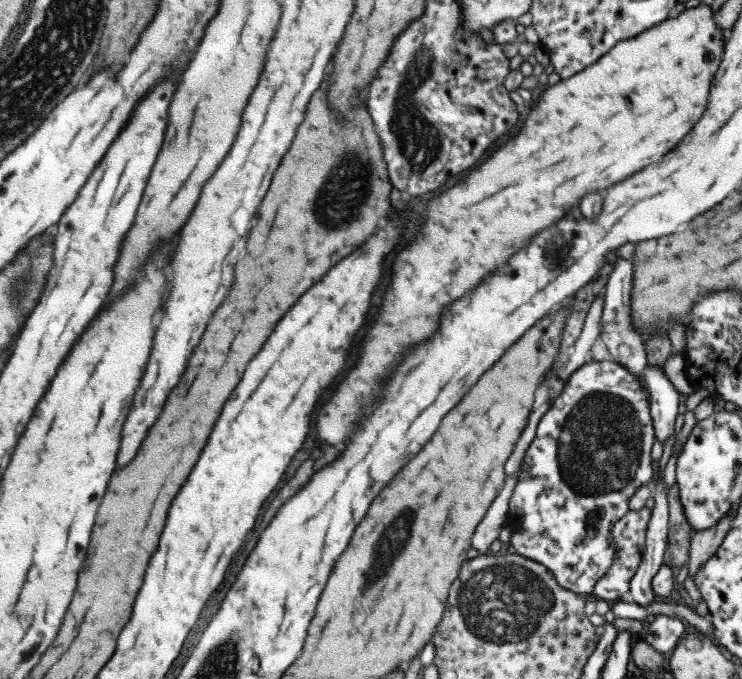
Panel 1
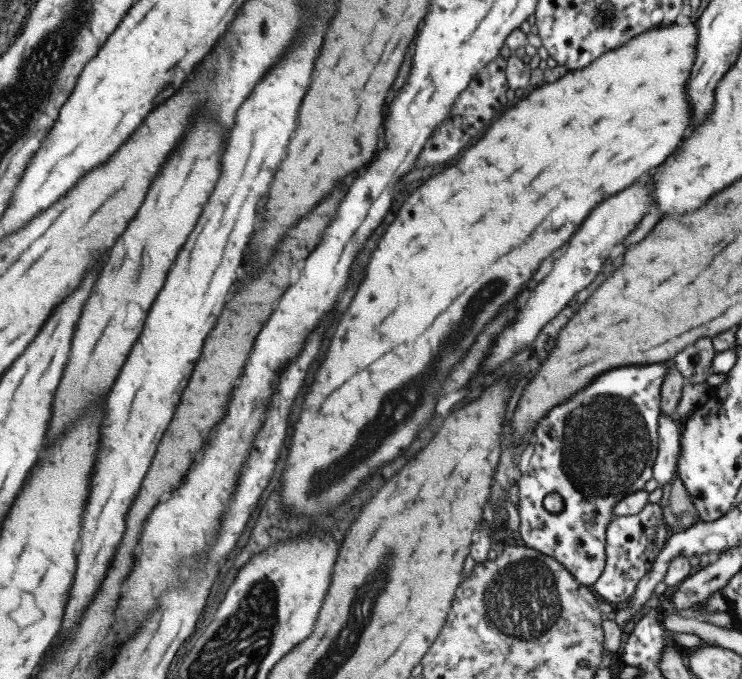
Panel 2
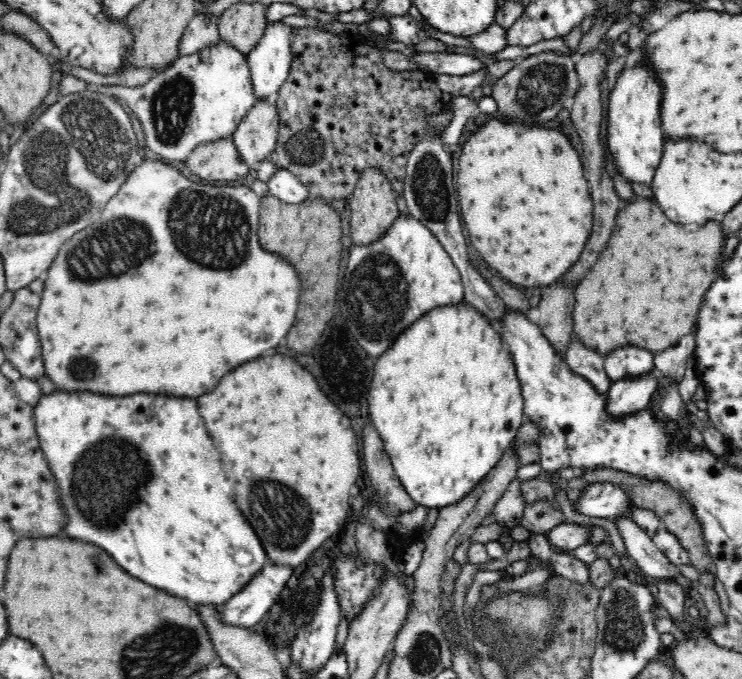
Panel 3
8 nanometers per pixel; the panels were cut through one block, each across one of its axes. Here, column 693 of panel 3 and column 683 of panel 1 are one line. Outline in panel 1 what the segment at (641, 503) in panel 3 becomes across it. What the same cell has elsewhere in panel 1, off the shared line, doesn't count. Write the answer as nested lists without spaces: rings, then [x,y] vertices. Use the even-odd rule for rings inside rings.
[[[675,483],[667,489],[666,502],[668,505],[667,525],[669,525],[669,532],[667,532],[664,562],[676,572],[687,563],[692,530],[689,521],[683,515],[683,508]]]

